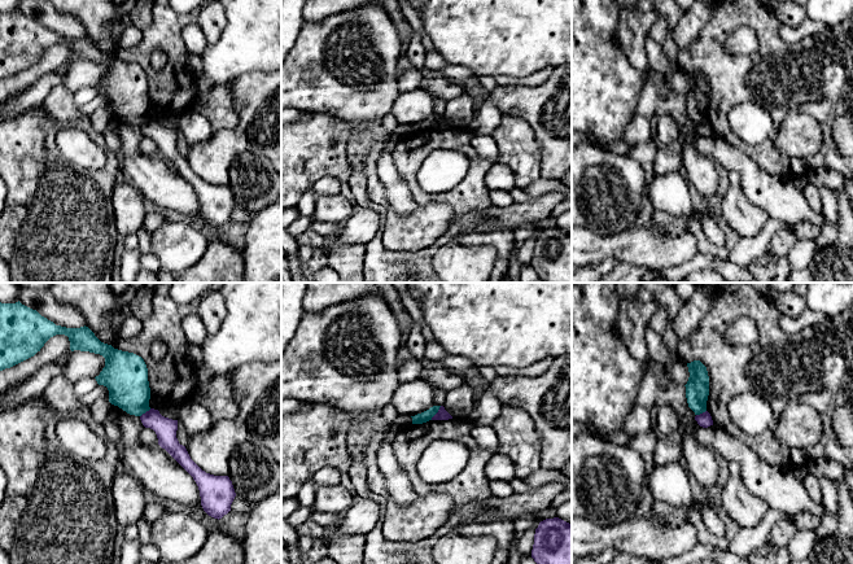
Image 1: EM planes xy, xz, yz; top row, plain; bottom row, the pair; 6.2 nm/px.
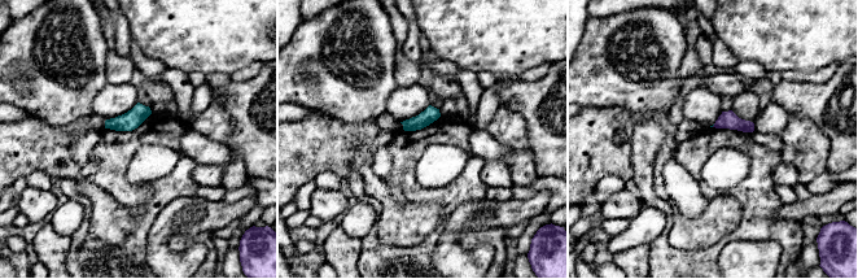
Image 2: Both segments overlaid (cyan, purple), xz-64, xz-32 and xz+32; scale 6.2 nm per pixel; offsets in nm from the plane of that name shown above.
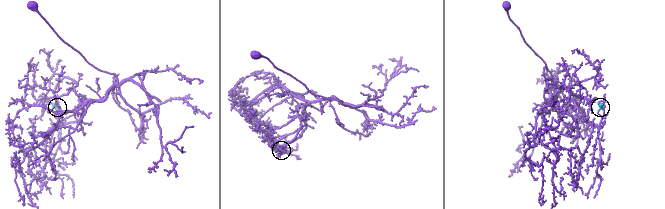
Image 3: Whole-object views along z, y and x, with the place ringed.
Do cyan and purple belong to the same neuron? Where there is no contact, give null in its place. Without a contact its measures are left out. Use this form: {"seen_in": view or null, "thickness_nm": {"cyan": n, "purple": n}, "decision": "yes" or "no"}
{"seen_in": "xz", "thickness_nm": {"cyan": 70, "purple": 70}, "decision": "no"}

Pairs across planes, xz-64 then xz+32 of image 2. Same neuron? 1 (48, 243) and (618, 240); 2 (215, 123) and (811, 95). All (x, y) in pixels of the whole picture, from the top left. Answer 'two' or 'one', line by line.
1: two
2: two

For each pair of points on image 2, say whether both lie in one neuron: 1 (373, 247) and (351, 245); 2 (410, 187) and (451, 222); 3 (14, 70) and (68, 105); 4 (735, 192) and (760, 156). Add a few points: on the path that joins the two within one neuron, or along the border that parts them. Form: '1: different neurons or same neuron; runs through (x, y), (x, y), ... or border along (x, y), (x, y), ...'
1: different neurons; border along (362, 240), (357, 265)
2: different neurons; border along (472, 200), (455, 206), (445, 217)
3: same neuron; runs through (27, 70), (33, 70), (55, 92)
4: same neuron; runs through (745, 187), (760, 173), (760, 166)

